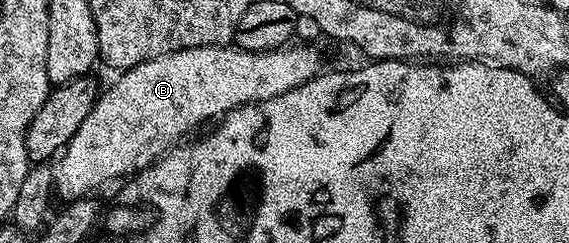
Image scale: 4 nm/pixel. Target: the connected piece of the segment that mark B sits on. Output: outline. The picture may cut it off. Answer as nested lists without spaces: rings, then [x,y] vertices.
[[[230,44],[197,46],[156,56],[136,64],[130,70],[121,71],[115,77],[118,79],[107,90],[105,87],[99,93],[92,112],[88,112],[84,124],[80,124],[76,136],[72,136],[72,140],[57,159],[54,166],[57,197],[62,197],[61,201],[67,203],[93,195],[98,192],[94,190],[116,181],[117,178],[125,179],[154,165],[167,150],[193,135],[197,126],[205,127],[229,114],[231,110],[239,110],[253,102],[264,102],[312,80],[323,69],[322,58],[313,49],[315,47],[310,44],[287,44],[281,50],[265,50],[253,54],[250,50],[240,50]]]

